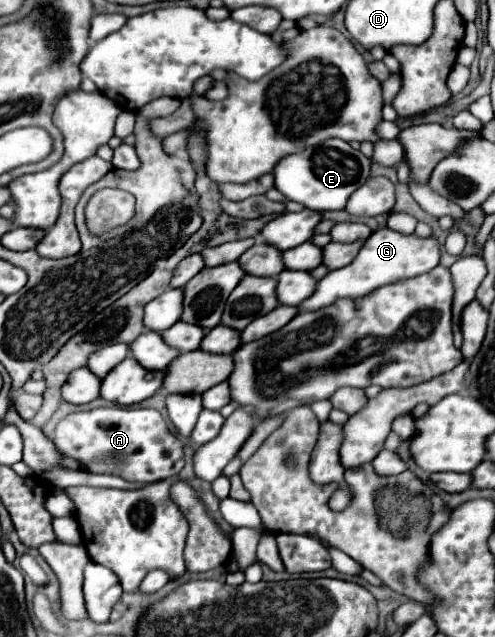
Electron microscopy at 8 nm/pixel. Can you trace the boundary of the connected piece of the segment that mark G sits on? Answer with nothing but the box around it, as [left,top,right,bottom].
[299,227,439,311]

